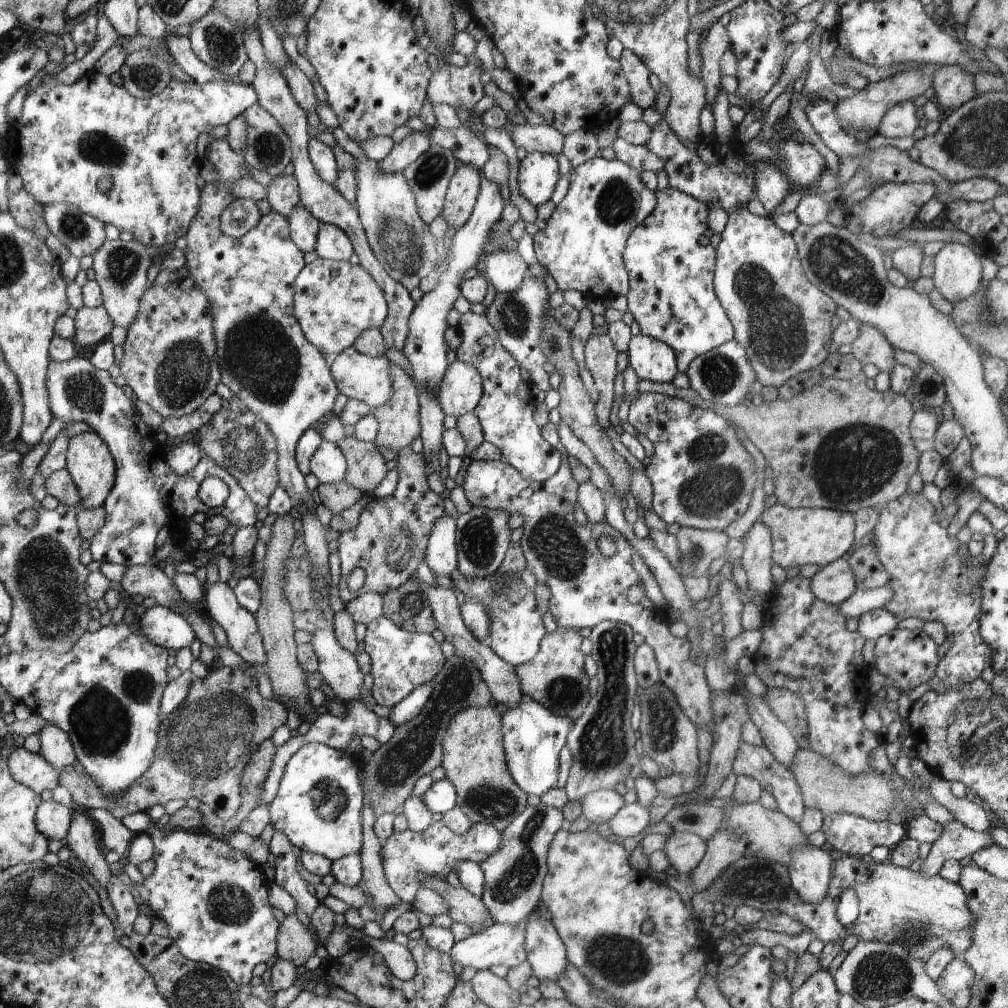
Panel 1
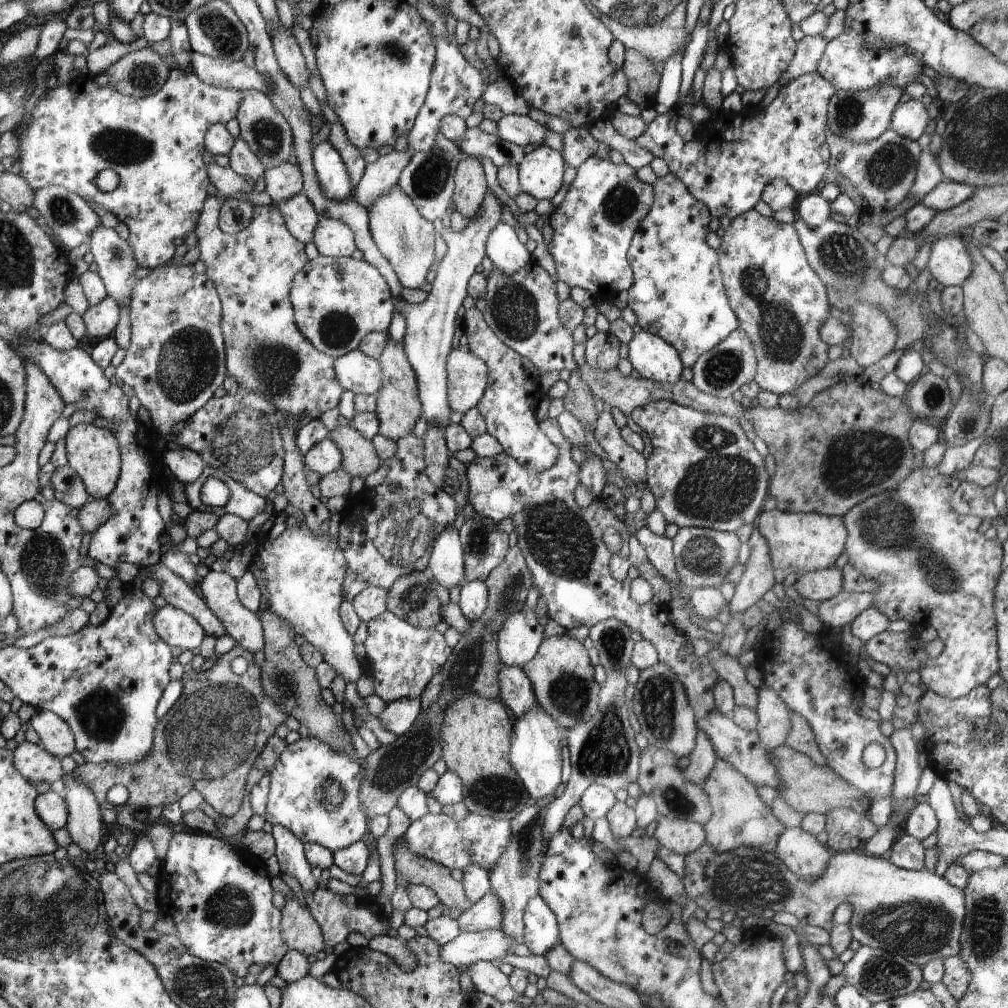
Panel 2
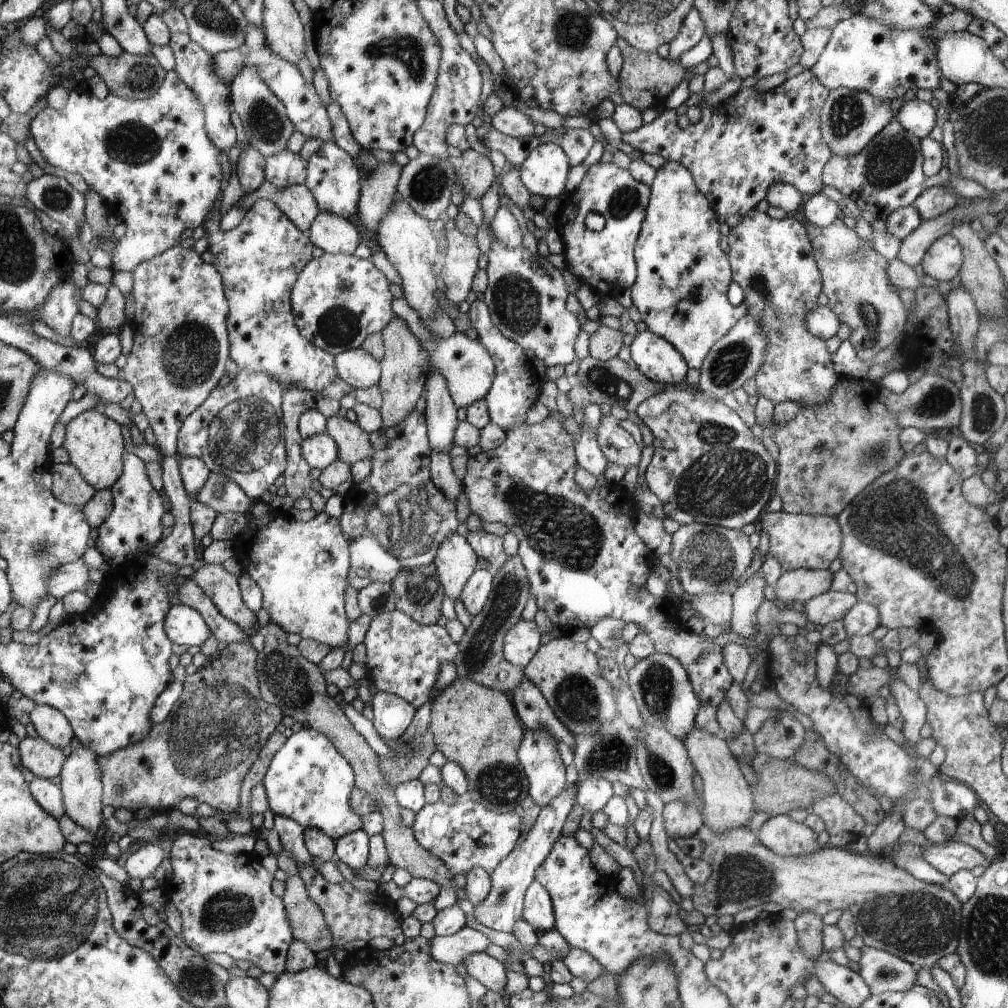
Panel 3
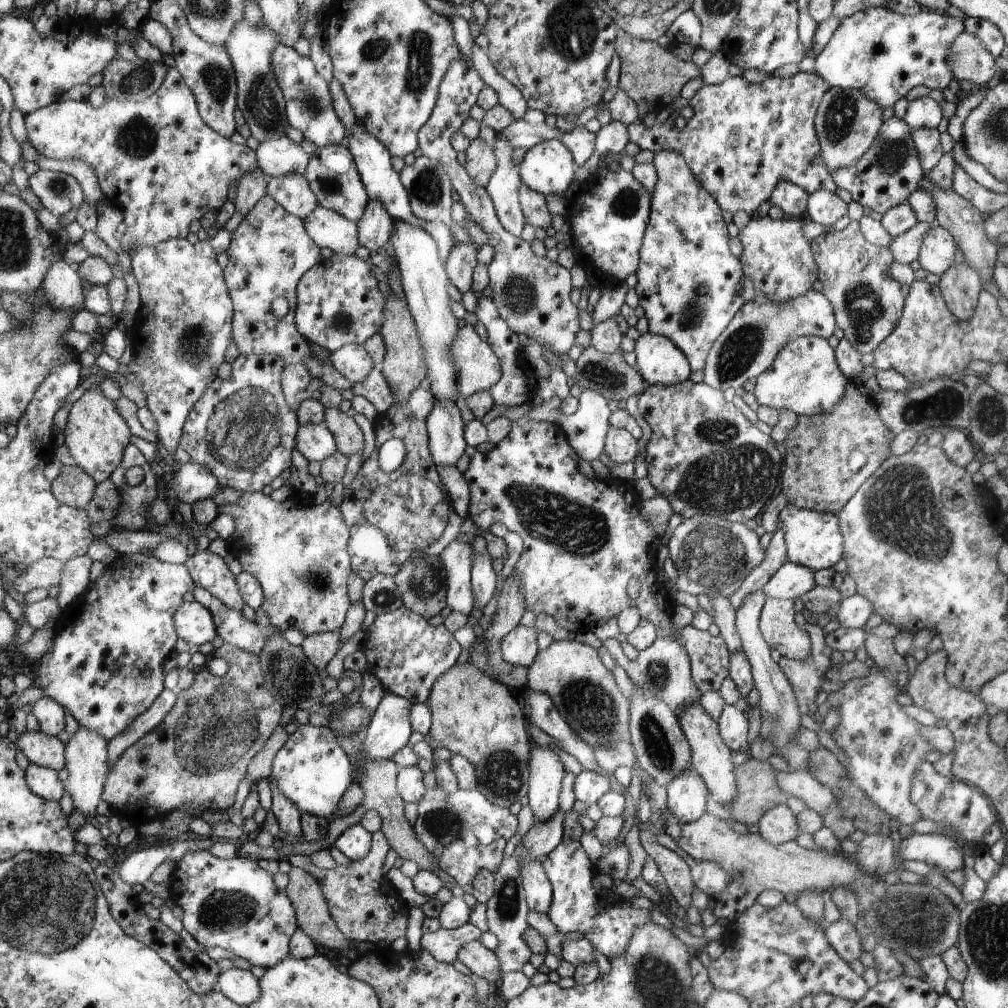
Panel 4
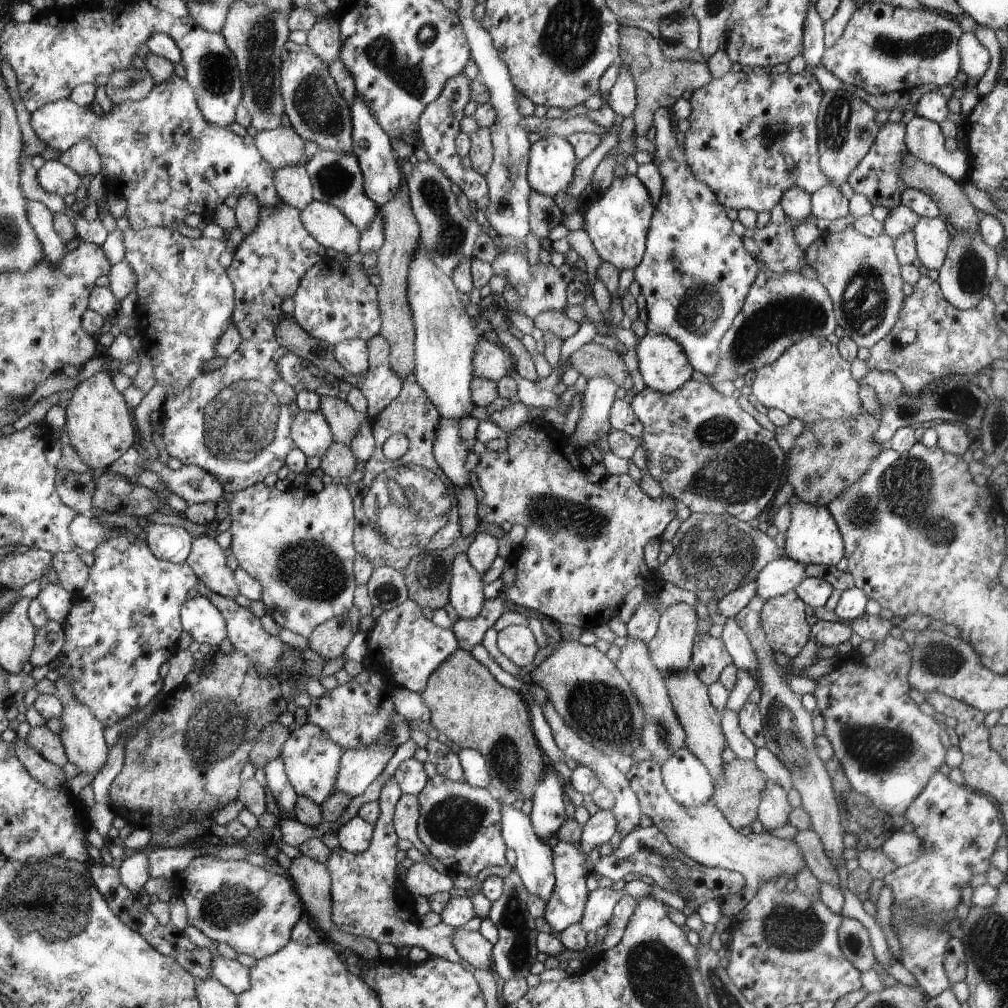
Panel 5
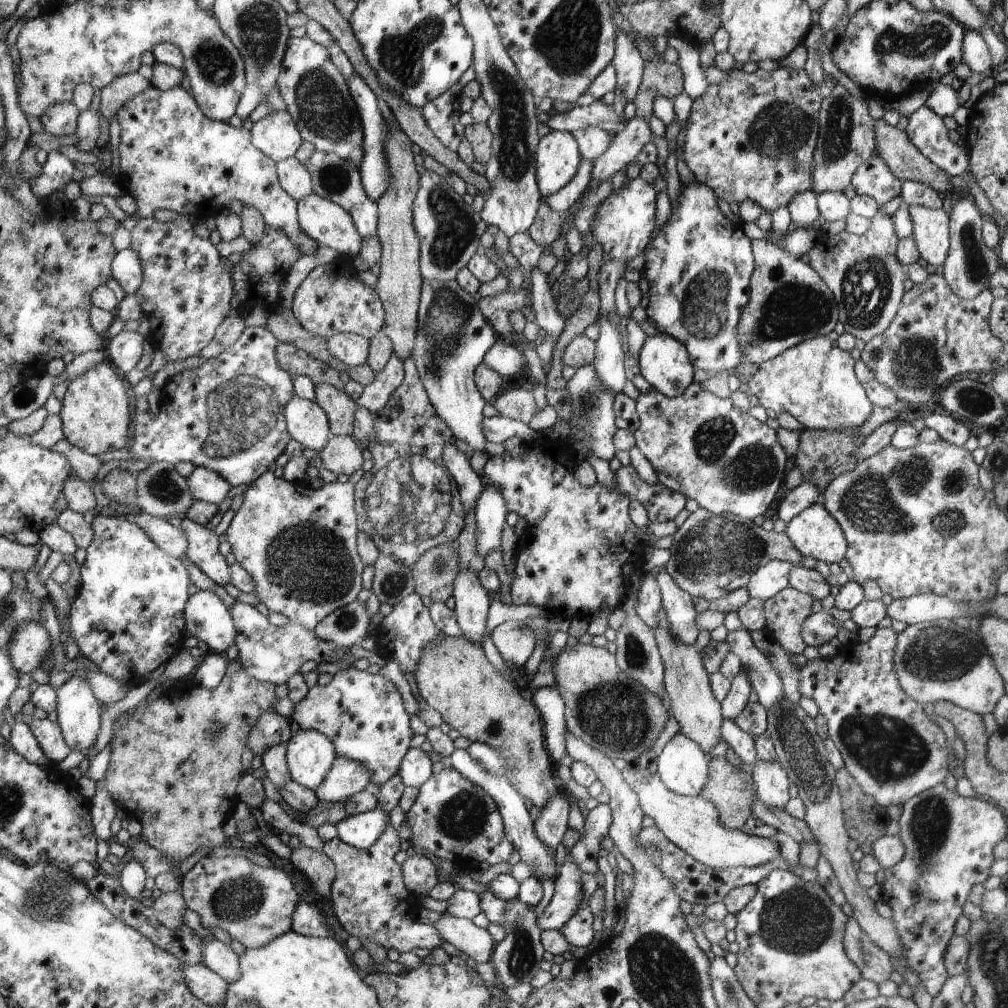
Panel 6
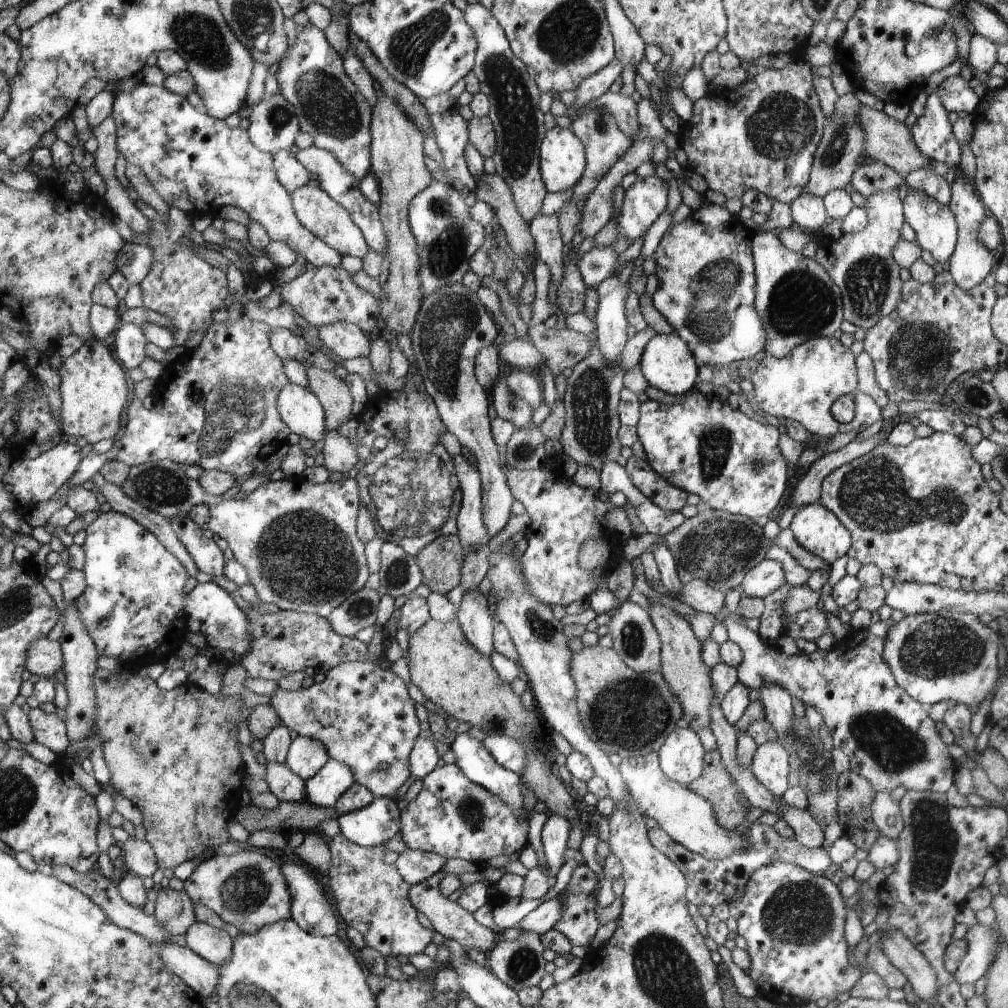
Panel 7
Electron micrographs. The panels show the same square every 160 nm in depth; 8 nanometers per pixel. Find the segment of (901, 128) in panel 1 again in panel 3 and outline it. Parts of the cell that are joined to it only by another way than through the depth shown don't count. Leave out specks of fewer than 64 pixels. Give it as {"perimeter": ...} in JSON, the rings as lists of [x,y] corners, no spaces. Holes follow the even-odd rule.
{"perimeter":[[[915,98],[904,102],[893,120],[922,140],[936,126],[936,111],[929,102]]]}

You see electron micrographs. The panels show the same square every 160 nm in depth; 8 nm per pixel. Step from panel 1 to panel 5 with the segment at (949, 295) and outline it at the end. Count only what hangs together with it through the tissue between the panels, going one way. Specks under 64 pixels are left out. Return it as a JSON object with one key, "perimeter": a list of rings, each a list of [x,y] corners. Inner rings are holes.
{"perimeter":[[[942,216],[934,218],[919,217],[912,232],[915,234],[917,257],[920,259],[920,262],[922,262],[928,270],[939,271],[945,261],[951,241],[950,232],[948,232],[948,226],[946,226],[944,218],[942,218]]]}

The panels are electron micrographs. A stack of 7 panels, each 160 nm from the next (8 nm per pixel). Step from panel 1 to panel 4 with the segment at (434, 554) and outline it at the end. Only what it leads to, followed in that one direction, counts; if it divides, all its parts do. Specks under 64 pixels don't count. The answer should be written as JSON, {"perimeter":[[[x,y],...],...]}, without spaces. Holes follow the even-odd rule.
{"perimeter":[[[453,540],[438,558],[447,571],[447,608],[469,616],[476,604],[471,582],[475,560],[472,546],[461,540]]]}

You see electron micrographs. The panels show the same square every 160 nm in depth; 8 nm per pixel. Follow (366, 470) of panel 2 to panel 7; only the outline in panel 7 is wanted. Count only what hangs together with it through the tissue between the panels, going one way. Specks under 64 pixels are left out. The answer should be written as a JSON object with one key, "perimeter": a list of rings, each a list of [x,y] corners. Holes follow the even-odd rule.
{"perimeter":[[[308,367],[308,389],[320,400],[325,410],[326,430],[336,431],[340,425],[348,422],[353,414],[354,396],[350,386],[336,378],[332,371],[318,367]]]}

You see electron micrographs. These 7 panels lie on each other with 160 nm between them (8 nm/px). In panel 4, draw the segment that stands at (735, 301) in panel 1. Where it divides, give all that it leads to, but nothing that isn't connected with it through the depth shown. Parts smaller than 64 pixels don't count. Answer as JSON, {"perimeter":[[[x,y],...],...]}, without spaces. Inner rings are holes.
{"perimeter":[[[754,215],[748,224],[739,229],[737,237],[743,246],[742,254],[738,257],[743,264],[743,273],[751,280],[757,293],[762,293],[773,303],[785,303],[812,290],[816,282],[818,267],[813,255],[810,241],[804,236],[803,228],[805,218],[784,217],[781,219],[770,218],[769,215],[759,217]],[[802,336],[786,343],[771,365],[757,376],[753,391],[759,405],[812,416],[832,410],[846,394],[850,380],[837,365],[835,352],[824,337]]]}

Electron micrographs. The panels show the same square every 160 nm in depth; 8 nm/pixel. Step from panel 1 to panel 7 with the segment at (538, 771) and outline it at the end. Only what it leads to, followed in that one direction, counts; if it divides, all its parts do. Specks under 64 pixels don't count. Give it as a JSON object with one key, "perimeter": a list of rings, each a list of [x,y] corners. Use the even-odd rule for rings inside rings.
{"perimeter":[[[548,813],[548,818],[541,831],[541,840],[550,877],[556,876],[560,867],[566,862],[564,851],[567,849],[567,840],[572,825],[565,816]]]}

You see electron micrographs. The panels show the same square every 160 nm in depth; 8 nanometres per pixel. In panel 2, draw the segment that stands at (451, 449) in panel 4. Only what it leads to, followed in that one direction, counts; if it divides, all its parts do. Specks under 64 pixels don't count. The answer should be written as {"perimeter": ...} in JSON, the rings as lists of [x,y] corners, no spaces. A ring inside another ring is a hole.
{"perimeter":[[[489,192],[476,218],[470,219],[462,232],[453,232],[451,228],[444,227],[441,236],[448,245],[448,251],[437,266],[437,278],[431,283],[432,290],[428,298],[420,304],[409,304],[402,297],[396,300],[396,308],[406,319],[406,335],[402,342],[418,376],[419,399],[423,402],[424,418],[429,424],[438,424],[440,428],[451,424],[448,422],[452,408],[447,383],[447,361],[454,349],[457,312],[468,296],[468,286],[476,274],[476,268],[487,255],[487,239],[501,222],[502,209],[501,203]]]}

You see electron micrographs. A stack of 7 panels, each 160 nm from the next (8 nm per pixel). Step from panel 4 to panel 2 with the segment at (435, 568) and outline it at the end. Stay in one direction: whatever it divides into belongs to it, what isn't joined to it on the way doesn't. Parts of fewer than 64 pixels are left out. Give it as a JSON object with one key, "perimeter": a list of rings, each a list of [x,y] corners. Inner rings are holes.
{"perimeter":[[[413,571],[398,578],[388,592],[387,608],[412,626],[435,628],[443,619],[442,600],[430,572]]]}

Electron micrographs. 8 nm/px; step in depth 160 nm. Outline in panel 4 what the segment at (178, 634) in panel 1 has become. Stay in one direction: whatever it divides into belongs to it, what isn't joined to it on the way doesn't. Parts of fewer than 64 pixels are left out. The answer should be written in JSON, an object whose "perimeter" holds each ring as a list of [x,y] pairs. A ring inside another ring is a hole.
{"perimeter":[[[186,601],[175,613],[177,634],[191,646],[212,642],[217,635],[211,611],[199,602]]]}

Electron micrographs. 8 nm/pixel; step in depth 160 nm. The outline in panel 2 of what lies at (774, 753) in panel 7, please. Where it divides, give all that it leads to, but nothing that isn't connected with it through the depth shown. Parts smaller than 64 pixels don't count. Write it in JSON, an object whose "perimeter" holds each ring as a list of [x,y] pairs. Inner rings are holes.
{"perimeter":[[[786,827],[778,836],[774,854],[798,878],[812,882],[820,878],[833,852],[801,827]]]}

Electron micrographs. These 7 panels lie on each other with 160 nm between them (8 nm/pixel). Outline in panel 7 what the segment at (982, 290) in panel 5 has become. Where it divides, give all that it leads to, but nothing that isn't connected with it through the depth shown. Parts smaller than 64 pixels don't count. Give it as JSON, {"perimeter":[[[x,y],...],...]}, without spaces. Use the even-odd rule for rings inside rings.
{"perimeter":[[[957,171],[950,176],[951,181],[951,199],[947,204],[952,211],[958,227],[957,243],[949,258],[949,273],[952,275],[954,282],[966,291],[974,290],[985,278],[992,272],[995,272],[997,266],[996,257],[979,237],[979,228],[982,221],[987,217],[984,203],[981,201],[974,182],[972,182],[964,173]]]}

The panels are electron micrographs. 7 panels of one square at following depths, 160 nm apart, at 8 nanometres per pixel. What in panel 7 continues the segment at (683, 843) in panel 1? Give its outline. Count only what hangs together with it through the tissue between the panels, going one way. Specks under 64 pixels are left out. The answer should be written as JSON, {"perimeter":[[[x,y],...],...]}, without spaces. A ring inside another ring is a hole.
{"perimeter":[[[676,727],[658,749],[659,765],[674,782],[688,787],[703,771],[705,750],[690,727]]]}

